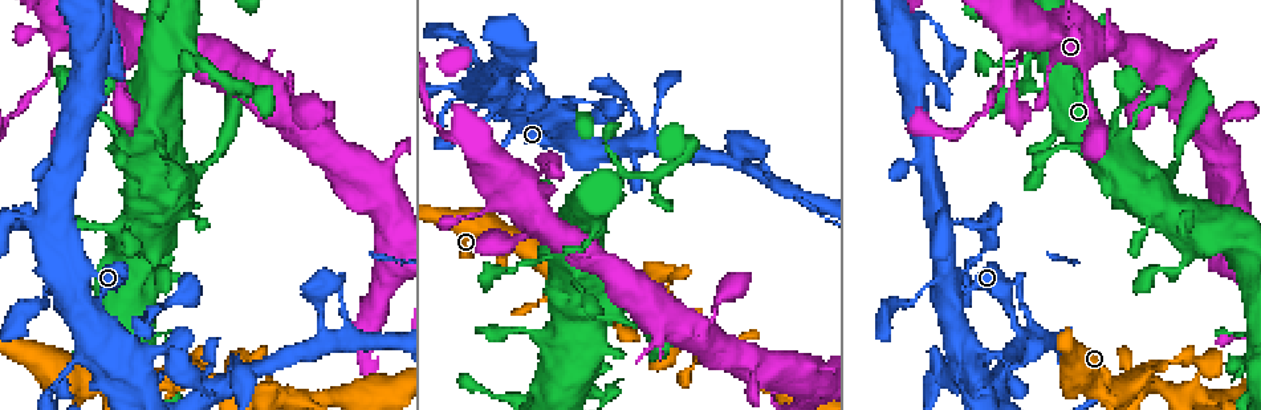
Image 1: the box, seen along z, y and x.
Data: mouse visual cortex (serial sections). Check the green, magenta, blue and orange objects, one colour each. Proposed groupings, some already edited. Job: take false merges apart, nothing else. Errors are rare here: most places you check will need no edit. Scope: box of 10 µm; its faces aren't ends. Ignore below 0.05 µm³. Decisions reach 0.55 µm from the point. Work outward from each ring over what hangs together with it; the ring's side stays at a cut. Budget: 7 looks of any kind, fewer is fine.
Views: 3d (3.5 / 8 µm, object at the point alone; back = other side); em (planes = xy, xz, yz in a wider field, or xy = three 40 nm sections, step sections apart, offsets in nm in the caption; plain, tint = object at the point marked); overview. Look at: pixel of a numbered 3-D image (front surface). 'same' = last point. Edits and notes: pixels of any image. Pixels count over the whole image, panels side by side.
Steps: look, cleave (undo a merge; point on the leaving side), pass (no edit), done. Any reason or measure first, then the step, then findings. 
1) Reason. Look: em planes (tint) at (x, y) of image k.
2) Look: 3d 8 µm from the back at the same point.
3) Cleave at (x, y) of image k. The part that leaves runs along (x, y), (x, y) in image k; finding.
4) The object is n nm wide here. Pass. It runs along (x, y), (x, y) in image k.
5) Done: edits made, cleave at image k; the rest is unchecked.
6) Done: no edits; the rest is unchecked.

Sharp bend. Look: 3d 8 µm at (178, 51) of image 1.

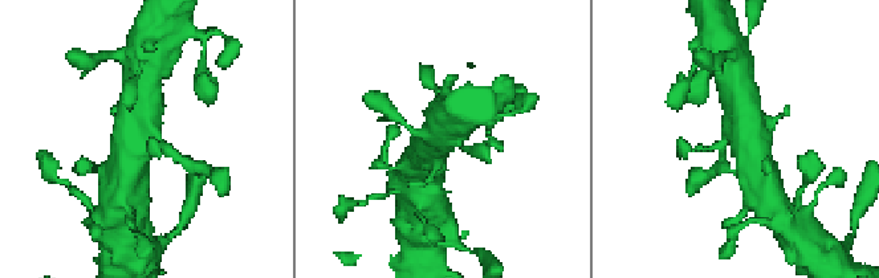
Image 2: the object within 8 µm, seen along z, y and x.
Look: em xy step 5 (tint) at the same point.

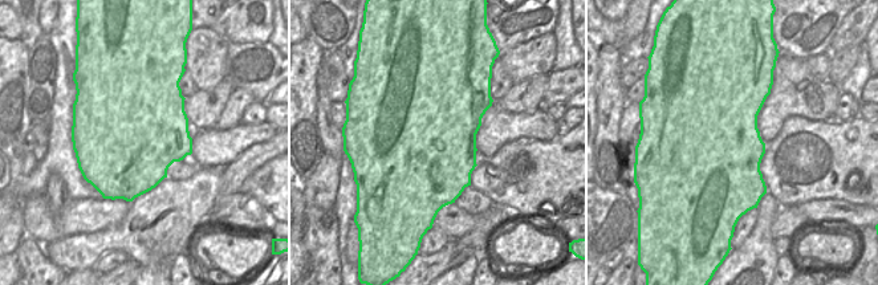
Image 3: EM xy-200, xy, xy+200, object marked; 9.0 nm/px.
Pass. It runs along (762, 179), (745, 147), (745, 109) in image 2; one cell here.

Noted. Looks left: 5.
Look: 3d 3.5 µm at (53, 47) of image 1.

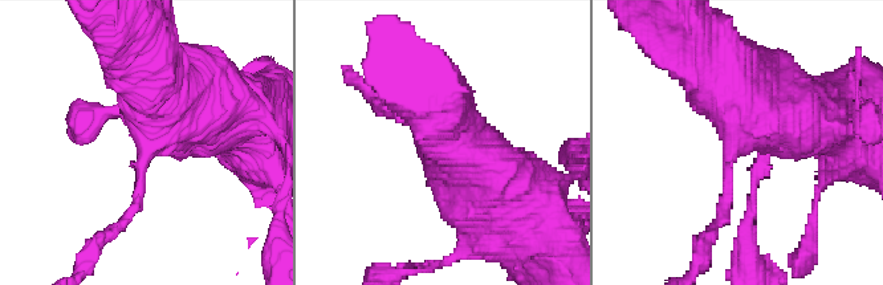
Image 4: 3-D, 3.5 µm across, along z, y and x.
Look: em xy step 2 (tint) at (148, 145) of image 4.

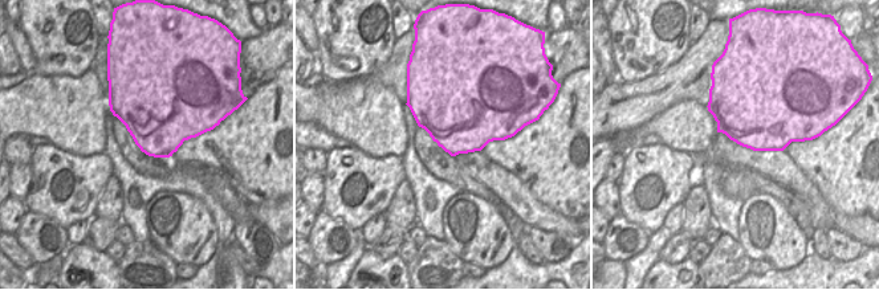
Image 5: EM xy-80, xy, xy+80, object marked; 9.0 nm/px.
Pass. It runs along (528, 223), (462, 162), (434, 105) in image 4; one cell here.

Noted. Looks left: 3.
Sharp bend. Look: 3d 8 µm at (950, 309) of image 1.

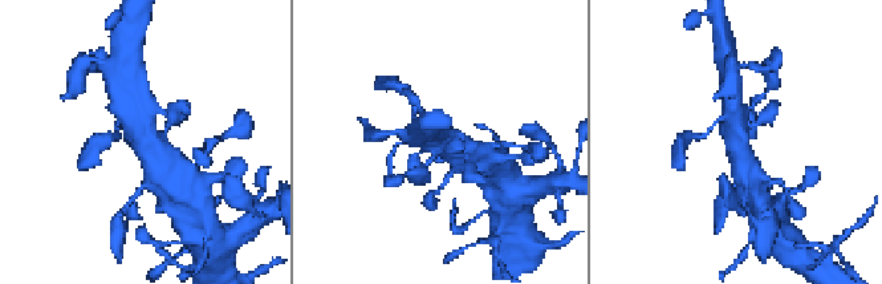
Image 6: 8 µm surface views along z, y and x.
Closer look. Look: 3d 3.5 µm at the same point.

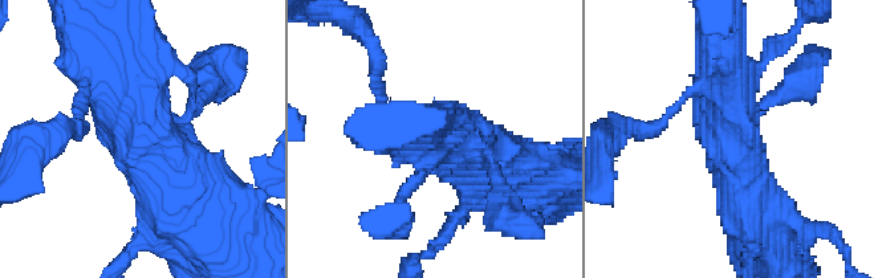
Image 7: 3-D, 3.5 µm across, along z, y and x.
3 arms meet here; the arms are 150, 700, 700 nm wide. Look: em xy step 5 (tint) at (452, 148) of image 7.

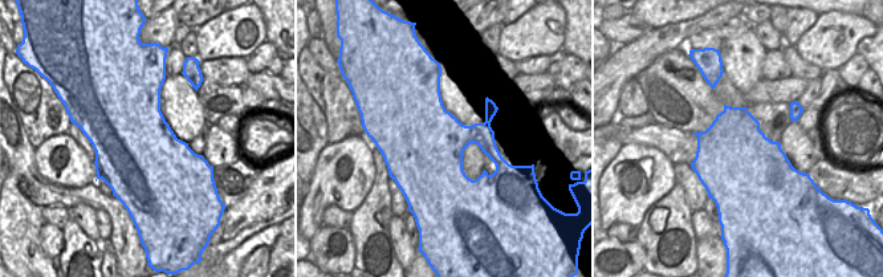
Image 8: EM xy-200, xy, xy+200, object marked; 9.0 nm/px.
Pass. Continuous, no second cell.

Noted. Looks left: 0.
Done: no edits; the rest is unchecked.

